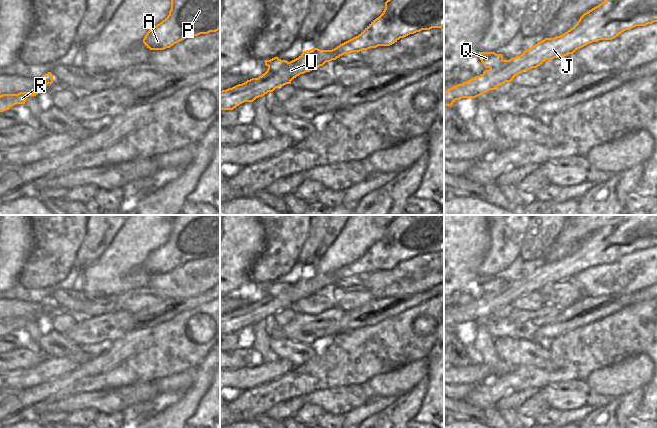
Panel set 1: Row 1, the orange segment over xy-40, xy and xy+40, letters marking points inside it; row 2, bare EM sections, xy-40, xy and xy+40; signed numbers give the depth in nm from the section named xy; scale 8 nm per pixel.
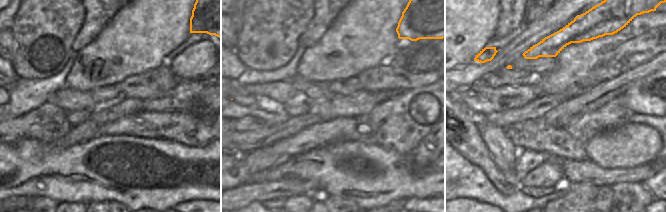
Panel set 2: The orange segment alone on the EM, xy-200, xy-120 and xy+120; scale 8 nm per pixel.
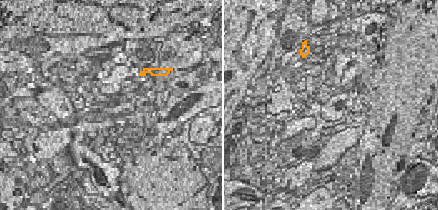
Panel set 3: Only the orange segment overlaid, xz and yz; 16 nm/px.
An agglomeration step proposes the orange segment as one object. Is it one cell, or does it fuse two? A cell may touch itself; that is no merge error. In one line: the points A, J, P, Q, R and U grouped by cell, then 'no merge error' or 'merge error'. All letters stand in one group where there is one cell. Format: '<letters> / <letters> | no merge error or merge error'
A J P R U / Q | merge error

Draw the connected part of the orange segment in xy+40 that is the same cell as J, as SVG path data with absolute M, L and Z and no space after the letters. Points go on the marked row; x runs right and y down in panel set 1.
M605 0L598 6L584 13L579 21L567 32L554 38L545 38L520 56L509 60L500 60L489 70L485 70L480 76L458 84L444 92L444 106L451 106L456 100L462 98L476 98L498 86L511 82L518 74L537 68L546 60L552 60L560 56L573 54L576 50L600 40L612 40L622 32L636 26L646 26L657 22L657 0Z

